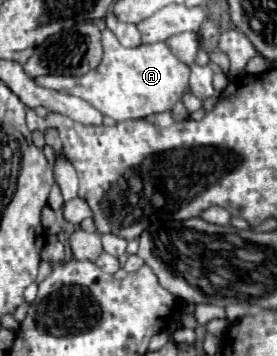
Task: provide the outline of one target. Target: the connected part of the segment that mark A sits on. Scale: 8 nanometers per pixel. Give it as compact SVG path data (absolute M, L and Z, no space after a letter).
M106 28L102 30L104 58L98 68L84 76L38 76L36 84L56 92L78 96L98 108L104 116L118 122L130 118L146 118L158 112L172 110L172 106L182 98L184 86L190 78L190 68L184 66L170 50L166 42L142 44L136 48L124 48L116 36Z

